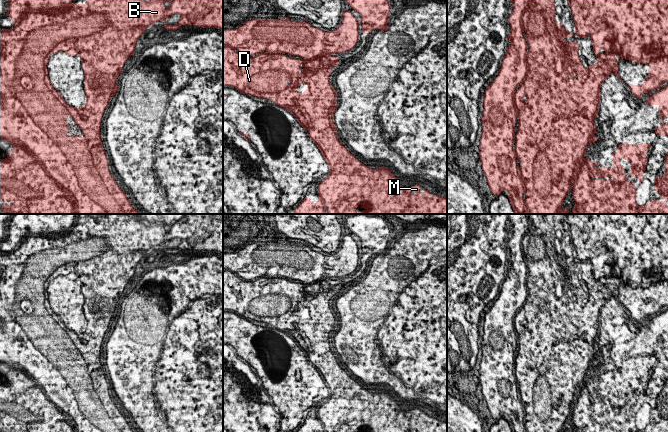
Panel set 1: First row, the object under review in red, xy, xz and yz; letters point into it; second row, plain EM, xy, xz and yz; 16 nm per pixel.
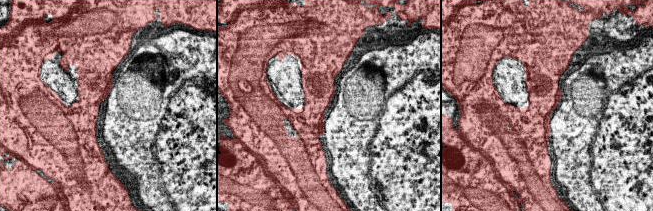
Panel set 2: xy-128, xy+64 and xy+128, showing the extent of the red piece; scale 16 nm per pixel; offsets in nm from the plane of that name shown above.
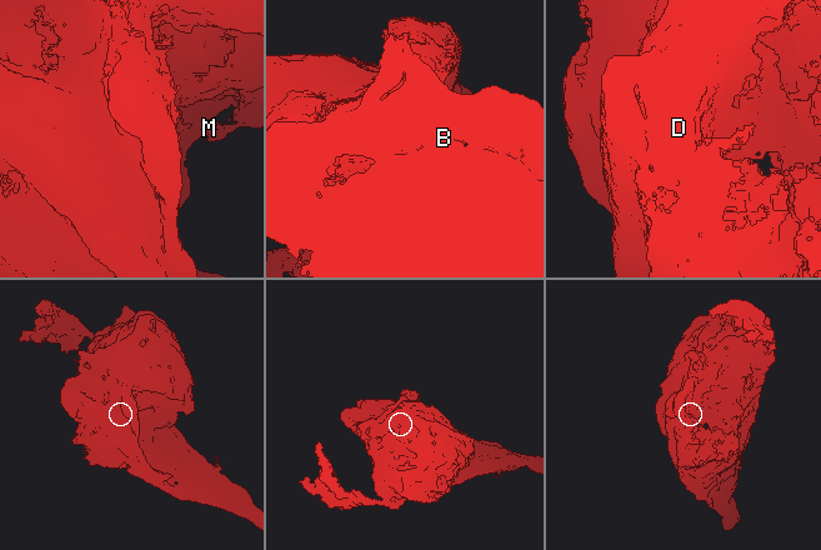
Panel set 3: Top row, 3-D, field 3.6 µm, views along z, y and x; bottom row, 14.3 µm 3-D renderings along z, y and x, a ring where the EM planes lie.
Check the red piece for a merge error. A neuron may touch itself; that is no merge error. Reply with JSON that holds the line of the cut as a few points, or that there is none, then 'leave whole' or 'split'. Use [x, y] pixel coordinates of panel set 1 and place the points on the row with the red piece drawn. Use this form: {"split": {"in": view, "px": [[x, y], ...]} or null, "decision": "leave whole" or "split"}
{"split": {"in": "yz", "px": [[528, 64], [556, 118], [543, 199]]}, "decision": "split"}

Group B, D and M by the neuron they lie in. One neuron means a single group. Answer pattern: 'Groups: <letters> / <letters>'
Groups: B M / D

